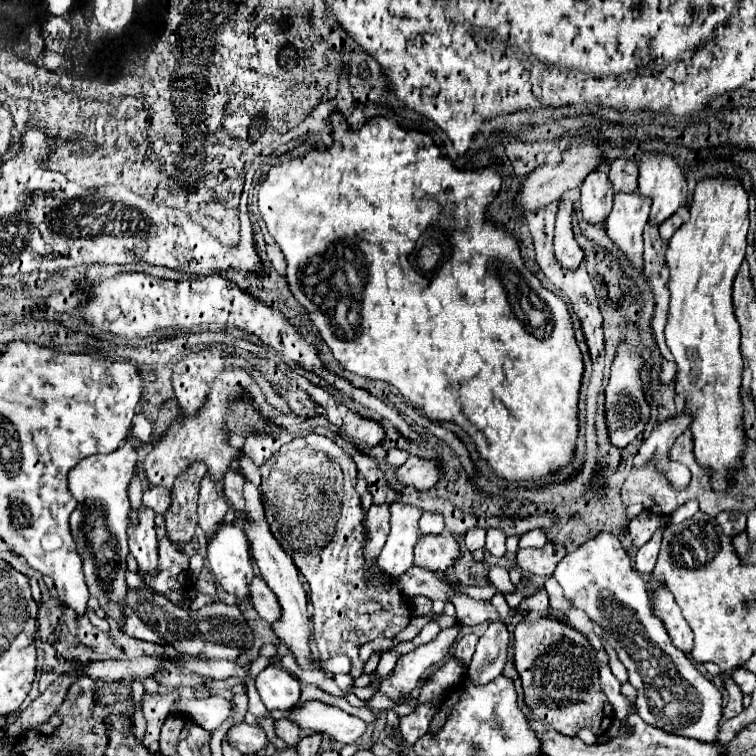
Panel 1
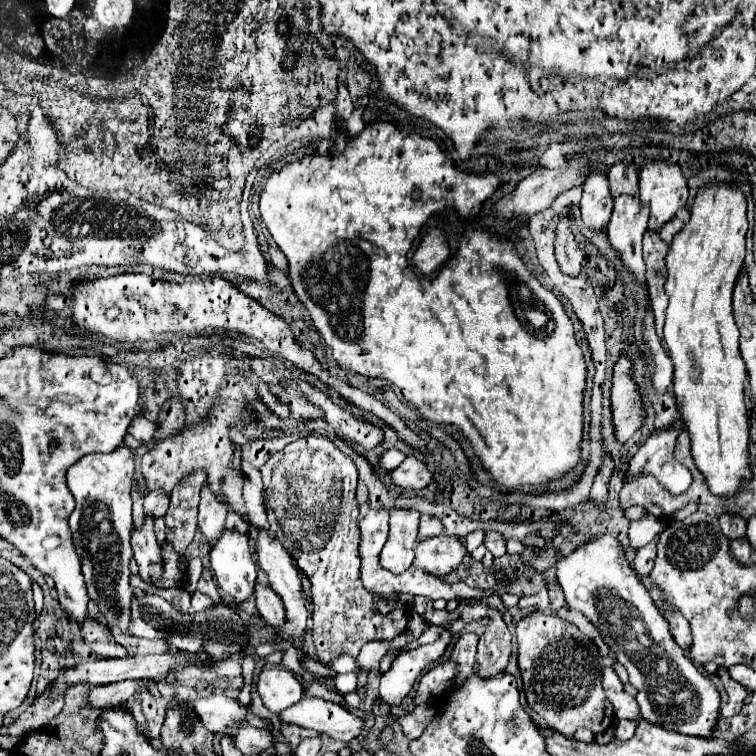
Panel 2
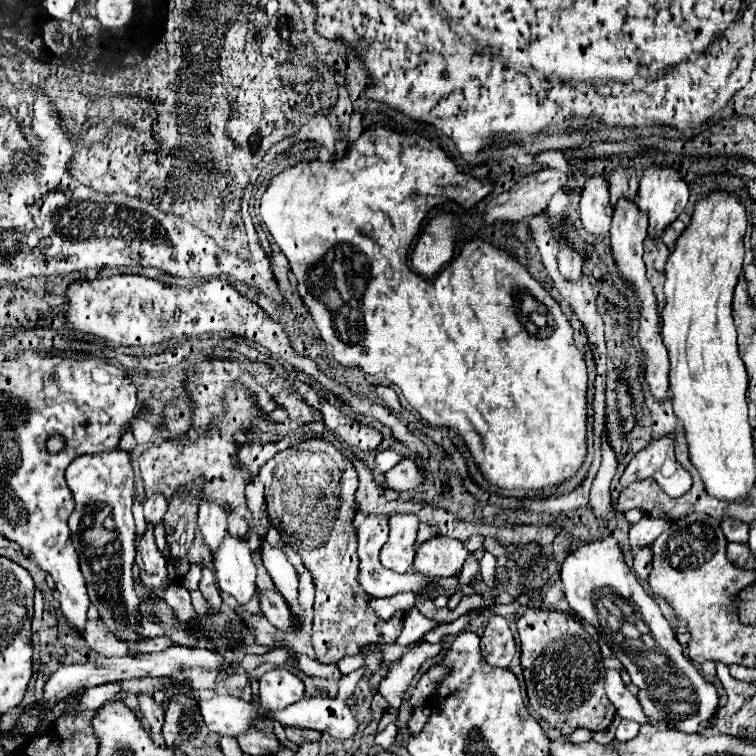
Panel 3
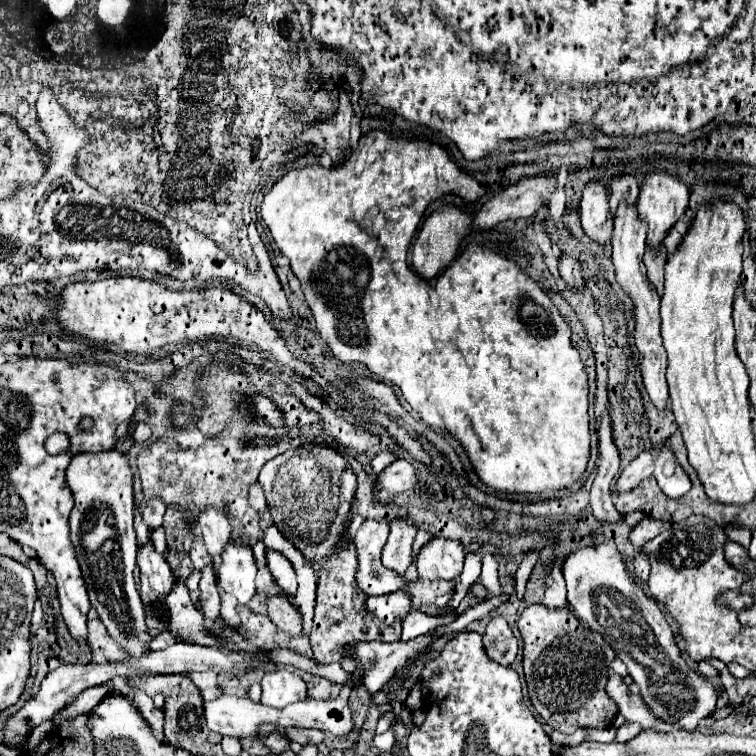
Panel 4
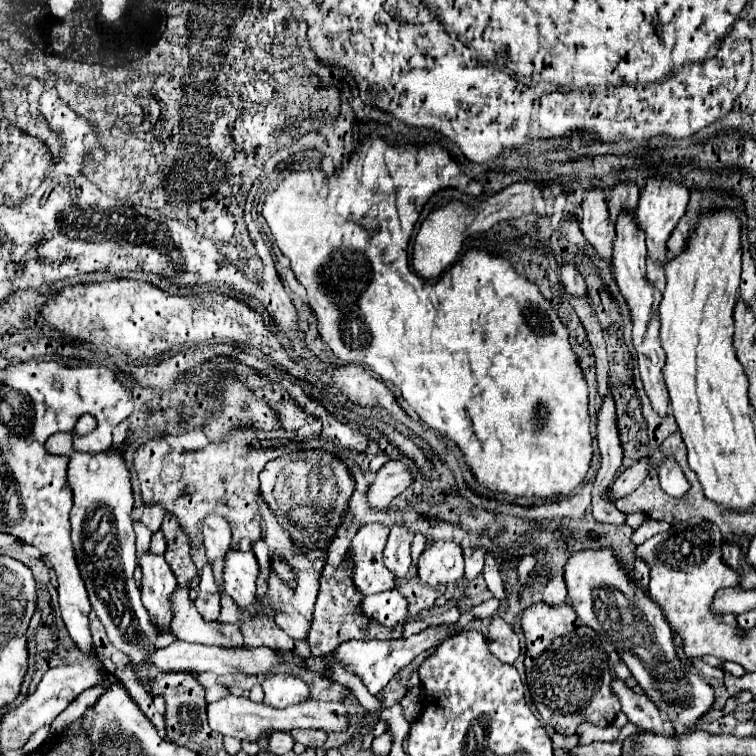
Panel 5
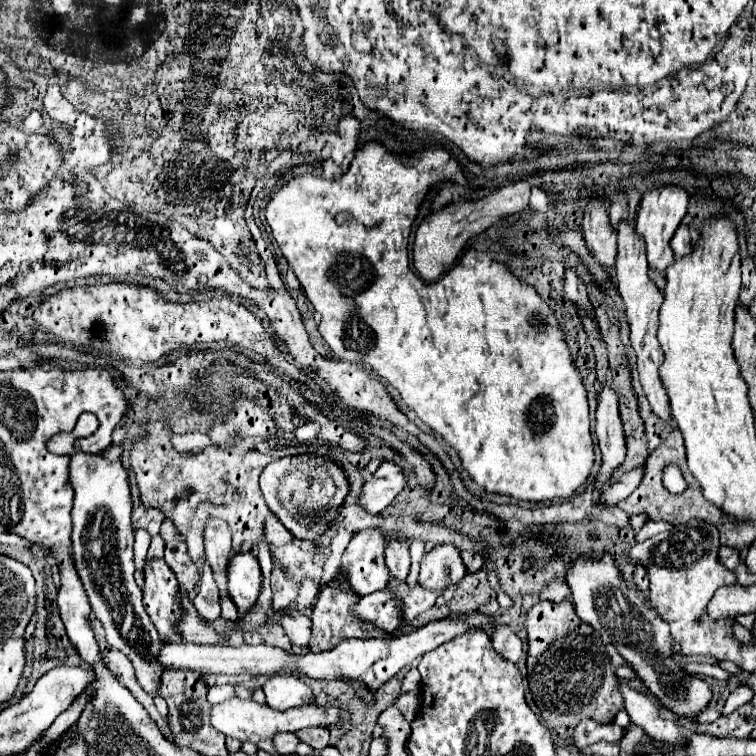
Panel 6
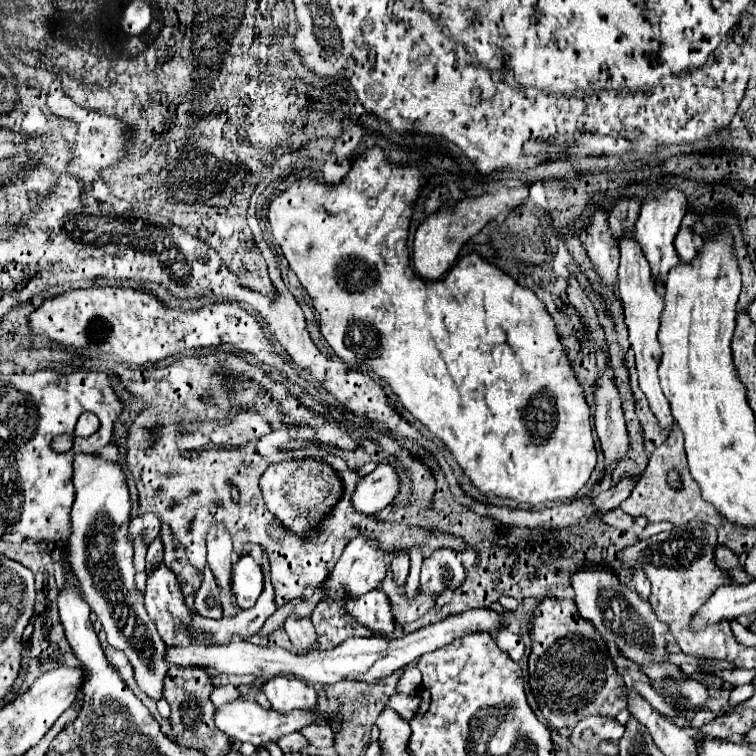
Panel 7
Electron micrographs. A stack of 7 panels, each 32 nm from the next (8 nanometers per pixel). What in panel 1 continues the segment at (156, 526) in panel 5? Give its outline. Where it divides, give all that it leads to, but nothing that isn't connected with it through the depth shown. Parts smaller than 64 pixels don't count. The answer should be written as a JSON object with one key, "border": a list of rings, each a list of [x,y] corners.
{"border":[[[150,488],[144,492],[144,506],[154,510],[158,516],[164,514],[170,506],[170,494],[166,488]]]}

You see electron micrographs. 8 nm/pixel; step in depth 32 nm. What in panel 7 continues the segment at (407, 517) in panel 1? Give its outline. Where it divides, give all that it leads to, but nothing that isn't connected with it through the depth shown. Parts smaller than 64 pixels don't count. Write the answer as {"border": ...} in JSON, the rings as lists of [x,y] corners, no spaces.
{"border":[[[400,552],[398,556],[392,558],[392,572],[394,572],[394,582],[398,588],[406,584],[408,578],[408,568],[410,568],[410,556],[406,552]]]}

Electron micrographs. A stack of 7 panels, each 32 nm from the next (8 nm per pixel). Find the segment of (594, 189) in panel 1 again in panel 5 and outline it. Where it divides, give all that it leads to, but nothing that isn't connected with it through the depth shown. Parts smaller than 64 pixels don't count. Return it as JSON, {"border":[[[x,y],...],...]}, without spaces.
{"border":[[[588,190],[584,194],[582,204],[582,234],[588,244],[596,250],[596,256],[608,264],[612,264],[612,242],[614,242],[614,224],[608,216],[608,206],[602,190]]]}

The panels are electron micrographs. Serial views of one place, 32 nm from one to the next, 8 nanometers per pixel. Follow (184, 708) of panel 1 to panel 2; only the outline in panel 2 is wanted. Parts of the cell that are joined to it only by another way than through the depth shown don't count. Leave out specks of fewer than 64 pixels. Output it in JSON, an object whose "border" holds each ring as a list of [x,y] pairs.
{"border":[[[224,694],[198,698],[188,704],[198,712],[200,720],[210,732],[222,732],[224,736],[232,736],[232,732],[238,732],[242,724],[246,724],[246,716],[250,714],[250,706],[242,706],[238,700]]]}

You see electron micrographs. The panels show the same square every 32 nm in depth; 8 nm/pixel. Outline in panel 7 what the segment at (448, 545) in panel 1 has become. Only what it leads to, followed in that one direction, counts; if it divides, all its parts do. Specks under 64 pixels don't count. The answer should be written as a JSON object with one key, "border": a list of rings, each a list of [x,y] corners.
{"border":[[[450,548],[432,552],[422,562],[422,574],[420,574],[420,590],[432,596],[440,596],[444,590],[462,586],[466,578],[466,572],[456,558],[456,552]]]}

